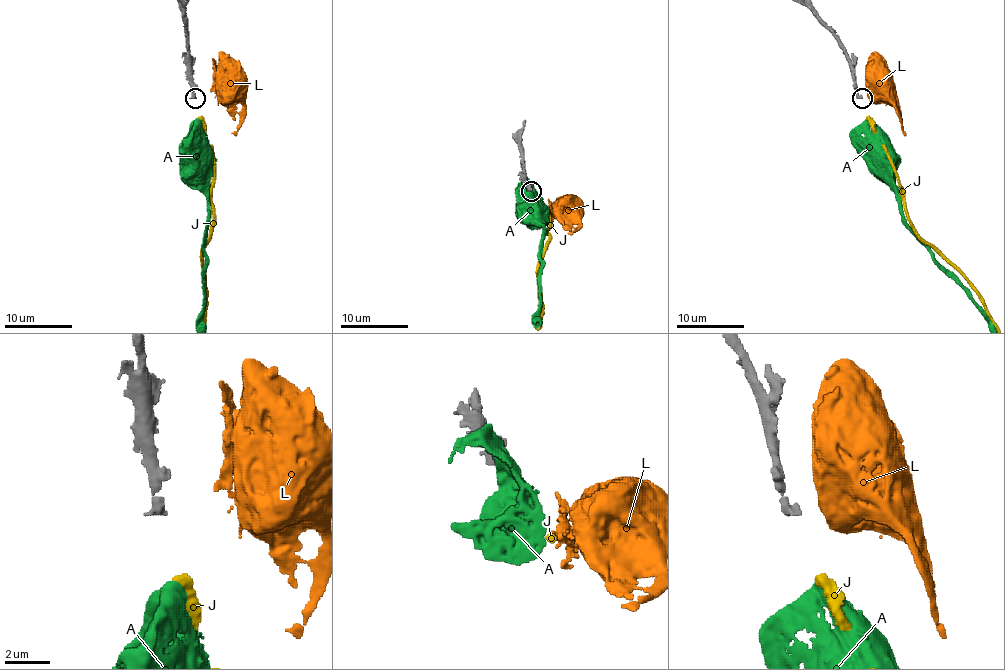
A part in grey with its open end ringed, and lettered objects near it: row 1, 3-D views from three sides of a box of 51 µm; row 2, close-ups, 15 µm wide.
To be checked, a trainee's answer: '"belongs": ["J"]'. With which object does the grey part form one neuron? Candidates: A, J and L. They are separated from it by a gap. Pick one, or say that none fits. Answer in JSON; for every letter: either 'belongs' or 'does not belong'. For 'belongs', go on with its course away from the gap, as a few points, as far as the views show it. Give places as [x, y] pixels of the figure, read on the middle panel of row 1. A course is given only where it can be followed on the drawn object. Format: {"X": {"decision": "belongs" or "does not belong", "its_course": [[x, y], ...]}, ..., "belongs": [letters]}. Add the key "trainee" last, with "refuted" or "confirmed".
{"A": {"decision": "does not belong"}, "J": {"decision": "does not belong"}, "L": {"decision": "does not belong"}, "belongs": [], "trainee": "refuted"}

